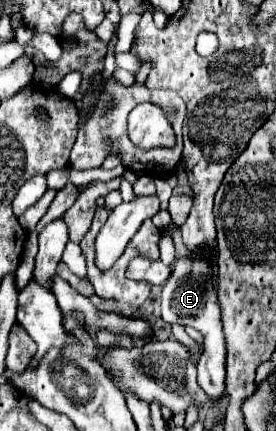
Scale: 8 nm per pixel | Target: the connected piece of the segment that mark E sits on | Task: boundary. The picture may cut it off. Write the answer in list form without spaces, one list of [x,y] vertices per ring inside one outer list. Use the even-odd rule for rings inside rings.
[[[206,254],[198,256],[186,256],[176,260],[174,270],[170,278],[164,284],[162,290],[162,320],[168,324],[182,324],[182,326],[194,326],[204,334],[204,352],[198,360],[198,384],[206,390],[206,394],[214,400],[218,400],[226,386],[226,370],[224,370],[224,358],[226,358],[226,344],[222,334],[222,322],[220,322],[220,306],[216,300],[216,278],[212,276],[210,264],[206,260]]]

